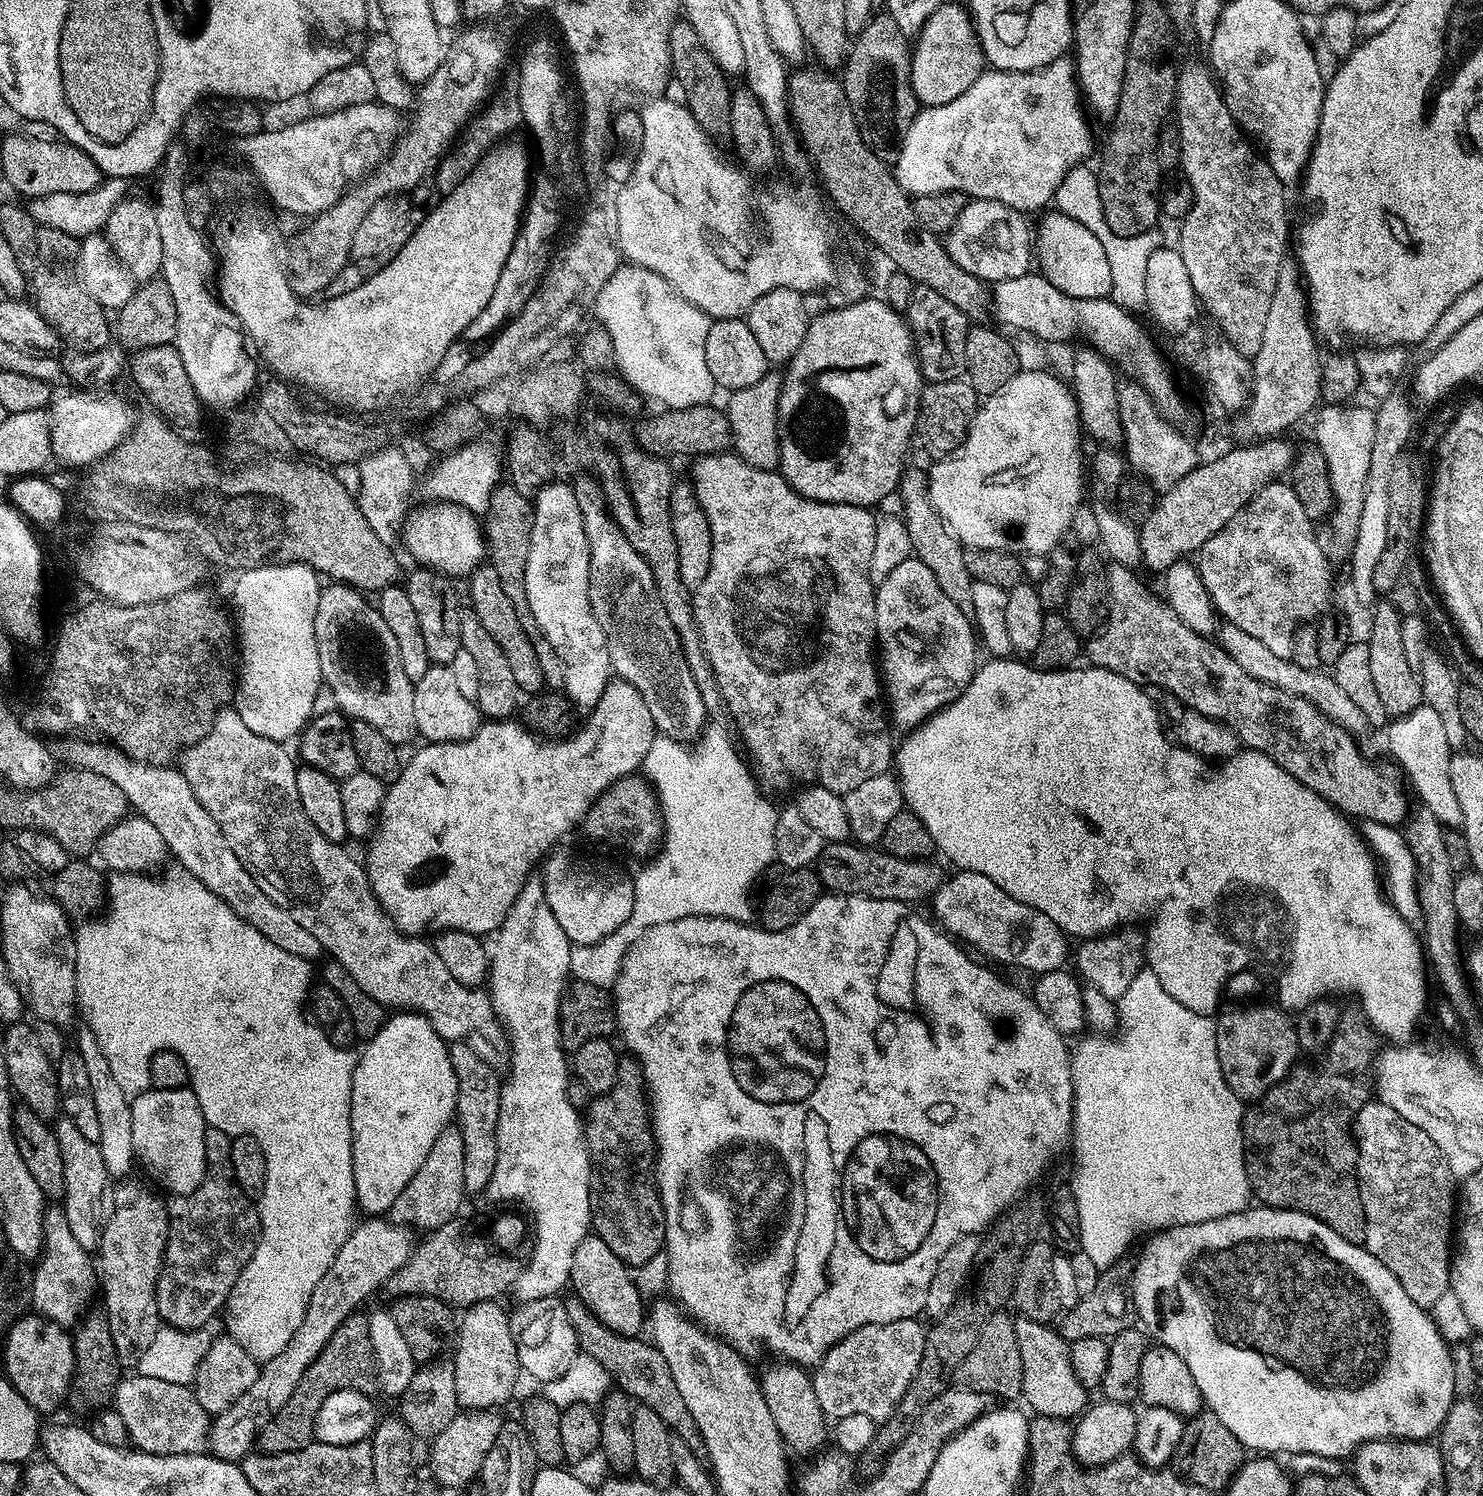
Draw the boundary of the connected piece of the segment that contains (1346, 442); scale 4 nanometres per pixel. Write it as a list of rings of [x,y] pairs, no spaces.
[[[1334,402],[1330,406],[1323,406],[1315,413],[1314,440],[1315,447],[1327,460],[1327,470],[1330,474],[1331,490],[1334,492],[1335,502],[1333,512],[1328,523],[1332,526],[1332,540],[1336,544],[1350,546],[1356,541],[1358,520],[1361,518],[1362,502],[1365,501],[1366,482],[1369,478],[1370,454],[1373,453],[1374,434],[1376,433],[1377,411],[1366,406],[1352,404],[1356,402]]]

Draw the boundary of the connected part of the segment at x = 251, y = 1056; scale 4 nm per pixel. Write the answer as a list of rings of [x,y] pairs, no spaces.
[[[180,870],[177,873],[177,876],[168,876],[165,880],[155,880],[155,875],[138,872],[118,872],[107,877],[106,911],[99,918],[85,919],[81,923],[84,925],[81,928],[77,927],[74,932],[76,937],[76,1002],[79,1015],[81,1017],[84,1015],[84,1020],[88,1023],[85,1024],[87,1031],[94,1034],[98,1046],[102,1046],[102,1054],[106,1054],[106,1062],[110,1062],[110,1074],[114,1074],[114,1079],[118,1081],[118,1087],[122,1089],[122,1094],[126,1094],[129,1098],[135,1098],[149,1091],[152,1088],[152,1083],[150,1082],[150,1070],[148,1067],[154,1058],[154,1054],[156,1052],[173,1052],[174,1054],[178,1054],[178,1058],[182,1058],[182,1062],[186,1062],[188,1084],[193,1094],[198,1098],[198,1106],[204,1115],[205,1125],[210,1128],[222,1130],[230,1137],[252,1136],[258,1142],[258,1146],[262,1146],[262,1154],[266,1158],[266,1178],[264,1179],[264,1189],[258,1194],[260,1235],[256,1237],[256,1249],[250,1258],[250,1262],[246,1262],[242,1274],[238,1274],[238,1282],[234,1282],[234,1286],[230,1290],[228,1303],[222,1309],[222,1320],[224,1316],[224,1324],[228,1327],[225,1328],[227,1335],[232,1336],[234,1342],[238,1342],[238,1346],[242,1346],[242,1350],[246,1350],[246,1354],[250,1354],[258,1362],[263,1362],[274,1358],[276,1354],[282,1354],[282,1350],[286,1350],[286,1346],[290,1346],[290,1338],[294,1338],[294,1330],[298,1330],[298,1326],[302,1326],[302,1318],[306,1314],[306,1306],[310,1302],[310,1294],[314,1294],[314,1286],[318,1286],[318,1281],[322,1278],[322,1274],[326,1274],[326,1270],[330,1270],[330,1262],[334,1262],[338,1250],[342,1250],[342,1242],[346,1242],[346,1238],[352,1232],[354,1221],[358,1216],[356,1187],[354,1186],[354,1166],[352,1165],[352,1127],[350,1126],[352,1071],[356,1068],[357,1053],[355,1051],[352,1052],[348,1048],[337,1048],[335,1044],[328,1041],[326,1034],[322,1034],[322,1030],[316,1027],[306,1015],[306,1001],[309,991],[314,984],[314,979],[312,980],[313,965],[294,954],[286,954],[286,950],[278,950],[278,946],[274,946],[274,942],[270,942],[270,938],[262,938],[262,934],[258,934],[258,930],[254,930],[254,926],[250,926],[242,918],[238,918],[238,914],[234,914],[234,910],[230,910],[230,906],[226,906],[226,902],[222,902],[222,898],[218,898],[218,894],[214,894],[206,886],[202,886],[202,882],[198,882],[193,876],[189,876],[187,872]]]

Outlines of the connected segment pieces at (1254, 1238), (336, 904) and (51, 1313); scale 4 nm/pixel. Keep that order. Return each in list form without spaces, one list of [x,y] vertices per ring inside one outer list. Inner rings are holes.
[[[1249,1206],[1244,1212],[1226,1214],[1226,1218],[1214,1218],[1210,1222],[1174,1226],[1149,1235],[1136,1260],[1136,1269],[1130,1272],[1130,1304],[1140,1315],[1141,1325],[1152,1327],[1153,1341],[1164,1344],[1194,1374],[1198,1390],[1202,1394],[1207,1411],[1218,1414],[1230,1434],[1244,1444],[1245,1449],[1256,1454],[1280,1454],[1276,1452],[1305,1452],[1308,1456],[1325,1456],[1336,1460],[1339,1456],[1351,1457],[1361,1444],[1371,1440],[1428,1440],[1435,1437],[1444,1424],[1452,1403],[1457,1399],[1455,1390],[1455,1366],[1450,1344],[1439,1333],[1438,1326],[1425,1309],[1420,1308],[1402,1290],[1402,1282],[1386,1270],[1368,1249],[1346,1242],[1342,1234],[1334,1234],[1318,1218],[1307,1216],[1291,1208]]]
[[[224,706],[217,712],[216,717],[212,719],[211,730],[197,744],[192,744],[190,747],[183,749],[182,755],[178,760],[178,767],[186,782],[194,790],[198,802],[202,802],[202,806],[206,806],[206,810],[212,815],[214,822],[218,822],[226,842],[230,842],[230,848],[234,850],[234,854],[238,854],[238,858],[242,862],[242,866],[250,874],[250,878],[254,878],[254,882],[258,882],[258,886],[262,889],[262,894],[266,894],[266,898],[278,902],[278,906],[282,906],[282,910],[287,910],[294,917],[294,922],[298,922],[298,926],[302,926],[305,930],[310,930],[310,934],[314,934],[314,938],[318,938],[321,949],[327,955],[329,952],[332,955],[329,957],[335,963],[341,964],[350,974],[350,978],[354,978],[354,982],[358,982],[358,986],[362,986],[362,990],[366,990],[366,994],[370,994],[370,998],[374,998],[388,1010],[411,1010],[420,1013],[421,1016],[425,1016],[428,1019],[430,1026],[434,1026],[434,1030],[446,1042],[470,1046],[470,1050],[474,1050],[474,1054],[478,1054],[483,1060],[487,1060],[496,1066],[503,1065],[510,1049],[504,1025],[500,1023],[492,1005],[491,995],[483,987],[467,988],[462,986],[462,982],[458,982],[456,978],[452,977],[450,970],[446,970],[446,965],[442,963],[442,958],[438,958],[438,954],[432,949],[431,943],[427,939],[419,936],[408,936],[394,926],[392,919],[380,909],[380,903],[374,898],[365,865],[361,861],[359,864],[344,849],[344,846],[341,846],[337,841],[326,839],[306,818],[306,814],[302,810],[302,802],[298,802],[298,786],[296,785],[298,764],[294,756],[294,761],[292,761],[291,754],[284,748],[287,747],[279,740],[262,738],[262,734],[254,734],[254,730],[249,730],[246,722],[242,722],[242,718],[236,713],[235,707]]]
[[[45,1207],[44,1250],[35,1261],[32,1277],[32,1308],[47,1320],[53,1320],[63,1328],[71,1329],[89,1311],[88,1303],[98,1292],[98,1272],[88,1261],[89,1253],[78,1242],[66,1222],[63,1207]]]

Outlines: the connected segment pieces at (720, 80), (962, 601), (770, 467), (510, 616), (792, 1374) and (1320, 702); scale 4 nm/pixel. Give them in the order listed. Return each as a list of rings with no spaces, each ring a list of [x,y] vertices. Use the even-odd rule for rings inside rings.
[[[677,19],[676,25],[670,30],[670,58],[672,59],[672,72],[681,83],[685,91],[683,103],[694,114],[698,126],[713,138],[727,137],[730,133],[730,102],[733,89],[728,88],[729,77],[710,56],[710,50],[702,46],[702,38],[698,38],[698,30],[690,26],[687,20]]]
[[[909,467],[904,475],[900,477],[900,487],[898,497],[904,503],[904,512],[902,519],[904,525],[908,528],[910,542],[915,559],[921,560],[938,578],[938,586],[942,586],[942,591],[946,593],[946,598],[954,602],[968,614],[973,611],[972,603],[972,575],[966,570],[964,561],[965,547],[960,540],[953,536],[948,530],[944,519],[934,510],[934,506],[928,497],[928,477],[923,471]]]
[[[770,370],[754,386],[742,386],[731,393],[726,403],[728,421],[732,431],[732,448],[747,464],[767,472],[779,469],[780,435],[778,434],[778,398],[784,377],[779,371]]]
[[[481,563],[479,568],[475,568],[467,577],[468,583],[468,600],[470,610],[478,618],[478,622],[482,622],[482,626],[486,626],[490,638],[494,638],[494,642],[498,642],[498,646],[502,650],[502,654],[506,654],[506,662],[510,662],[510,670],[514,673],[514,682],[517,689],[521,693],[536,694],[544,688],[544,679],[540,673],[538,666],[538,658],[534,654],[534,646],[530,646],[530,638],[526,638],[526,630],[522,630],[522,622],[518,622],[518,613],[514,611],[514,602],[510,602],[510,598],[506,594],[506,590],[502,590],[502,581],[498,578],[498,570],[492,568],[491,563]]]
[[[776,1362],[759,1377],[760,1389],[766,1398],[766,1406],[770,1406],[770,1414],[774,1418],[774,1426],[782,1434],[785,1445],[798,1452],[816,1454],[825,1447],[824,1439],[829,1439],[830,1424],[824,1415],[822,1406],[818,1406],[818,1397],[814,1394],[811,1375],[801,1365],[791,1362]]]
[[[1229,622],[1219,627],[1216,640],[1223,651],[1234,658],[1238,666],[1251,677],[1274,685],[1278,690],[1286,690],[1290,694],[1306,698],[1323,716],[1330,717],[1335,724],[1341,724],[1350,733],[1361,734],[1360,732],[1369,731],[1370,725],[1366,722],[1366,718],[1362,718],[1362,710],[1358,710],[1358,706],[1354,706],[1354,702],[1346,698],[1344,691],[1338,687],[1338,682],[1327,671],[1304,670],[1293,660],[1280,658],[1278,654],[1267,649],[1258,638],[1251,637],[1246,630]]]

